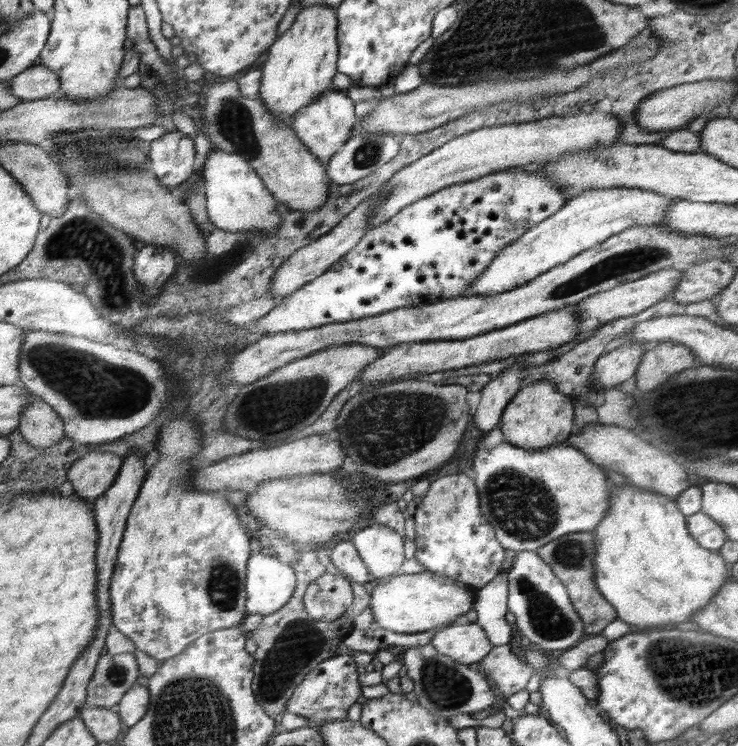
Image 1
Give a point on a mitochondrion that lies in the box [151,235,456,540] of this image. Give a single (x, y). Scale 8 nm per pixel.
(385, 428)

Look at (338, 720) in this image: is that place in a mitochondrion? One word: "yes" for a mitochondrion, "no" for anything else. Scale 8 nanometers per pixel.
no

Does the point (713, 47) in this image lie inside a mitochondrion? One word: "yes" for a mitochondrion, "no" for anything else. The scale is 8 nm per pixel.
no

